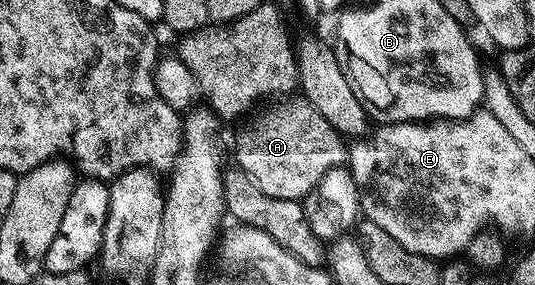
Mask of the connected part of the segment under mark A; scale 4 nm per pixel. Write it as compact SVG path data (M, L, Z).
M294 97L274 101L279 103L264 108L239 133L234 143L234 155L238 158L237 166L268 197L302 201L317 188L328 169L347 162L348 147L342 144L343 136L317 112L309 100L290 98Z

